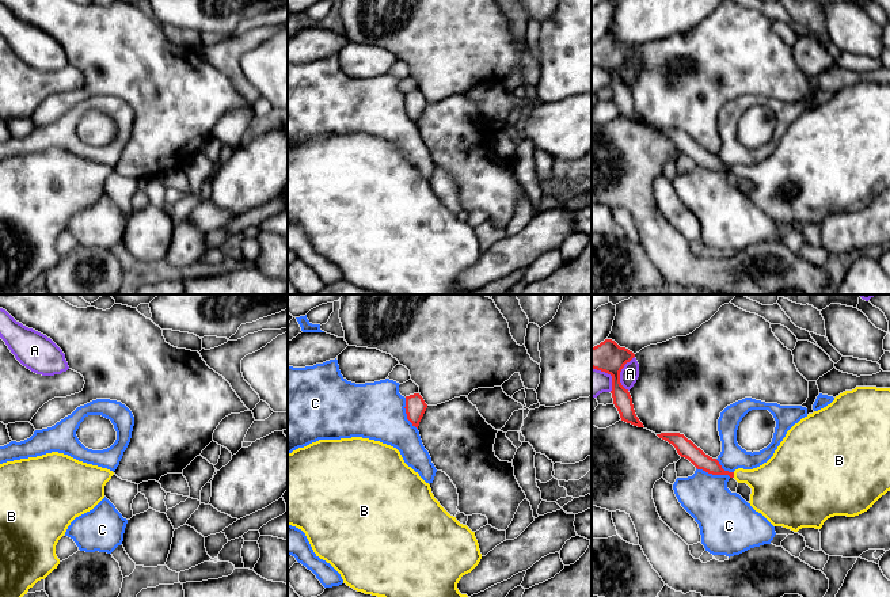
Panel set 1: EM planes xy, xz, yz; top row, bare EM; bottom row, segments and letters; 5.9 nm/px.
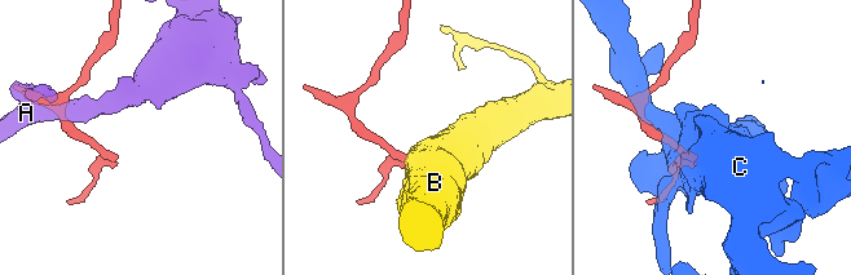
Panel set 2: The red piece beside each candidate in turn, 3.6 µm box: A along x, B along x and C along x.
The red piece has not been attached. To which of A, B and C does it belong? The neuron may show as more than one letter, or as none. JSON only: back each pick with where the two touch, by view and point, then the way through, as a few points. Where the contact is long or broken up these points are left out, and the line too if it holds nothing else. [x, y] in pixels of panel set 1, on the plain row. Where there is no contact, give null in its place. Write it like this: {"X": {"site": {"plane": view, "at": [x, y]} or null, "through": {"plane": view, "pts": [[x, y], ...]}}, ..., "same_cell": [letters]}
{"B": {"site": {"plane": "yz", "at": [733, 171]}, "through": {"plane": "yz", "pts": [[696, 152], [717, 166], [733, 171], [746, 171], [774, 181]]}}, "same_cell": ["B"]}

